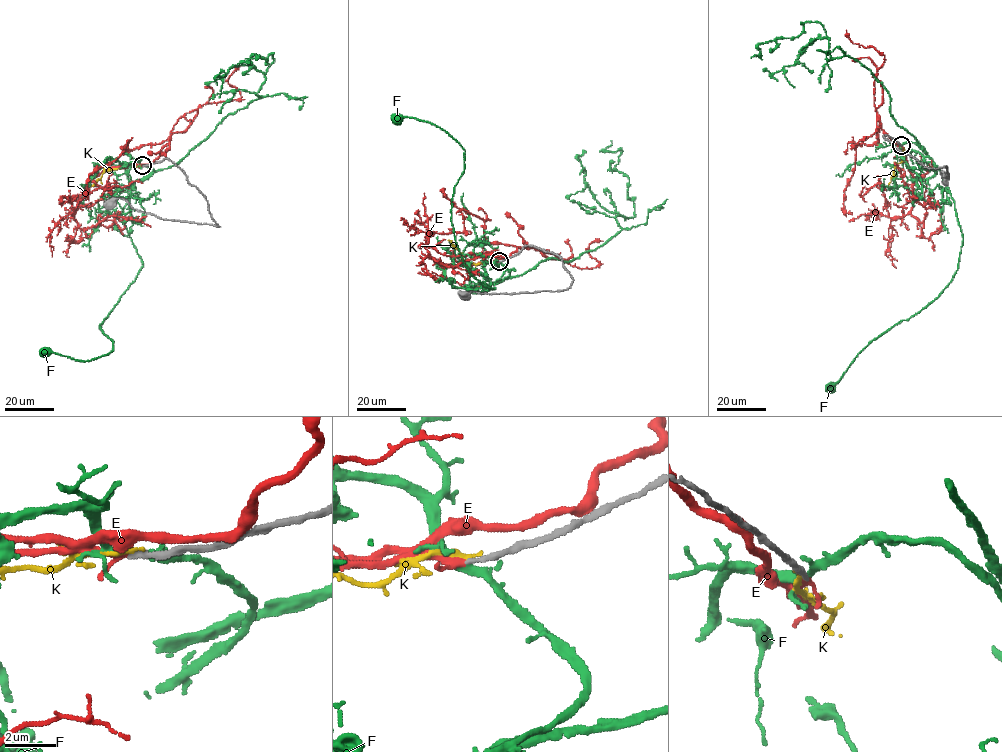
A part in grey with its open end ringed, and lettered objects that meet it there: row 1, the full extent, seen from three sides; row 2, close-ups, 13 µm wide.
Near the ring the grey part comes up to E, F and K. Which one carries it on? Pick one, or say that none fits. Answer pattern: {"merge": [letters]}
{"merge": ["E"]}

